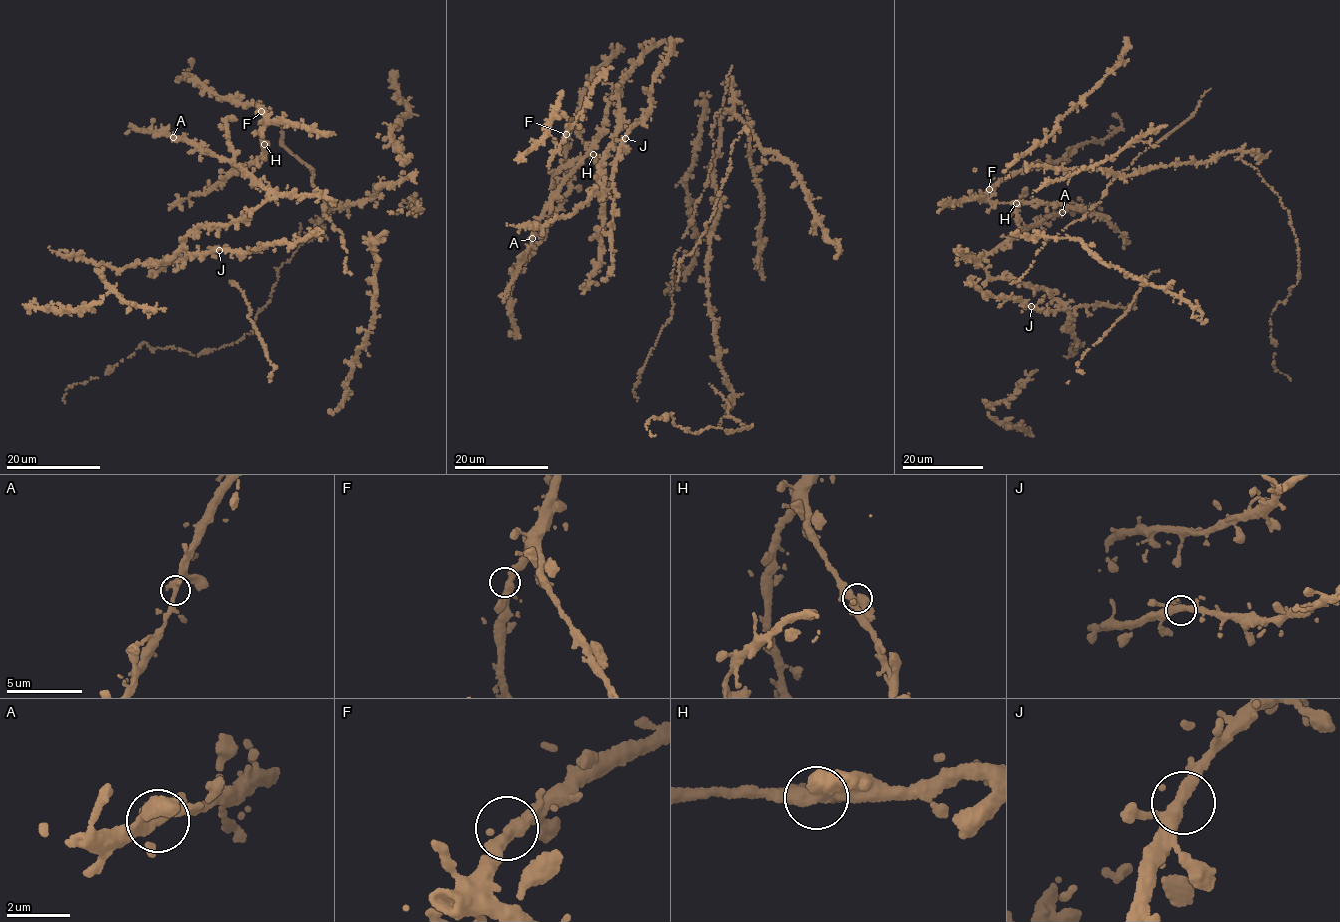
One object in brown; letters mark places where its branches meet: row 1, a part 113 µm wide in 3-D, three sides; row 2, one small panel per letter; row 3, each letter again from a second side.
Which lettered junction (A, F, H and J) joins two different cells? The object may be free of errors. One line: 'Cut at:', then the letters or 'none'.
Cut at: none

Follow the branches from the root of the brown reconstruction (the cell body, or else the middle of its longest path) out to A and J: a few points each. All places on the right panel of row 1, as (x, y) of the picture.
A: (979, 279), (976, 286), (991, 296), (1044, 311), (1067, 307), (1045, 288), (989, 277), (977, 260), (1062, 212)
J: (979, 279), (976, 286), (985, 293), (1018, 299), (1025, 305), (1031, 306)

